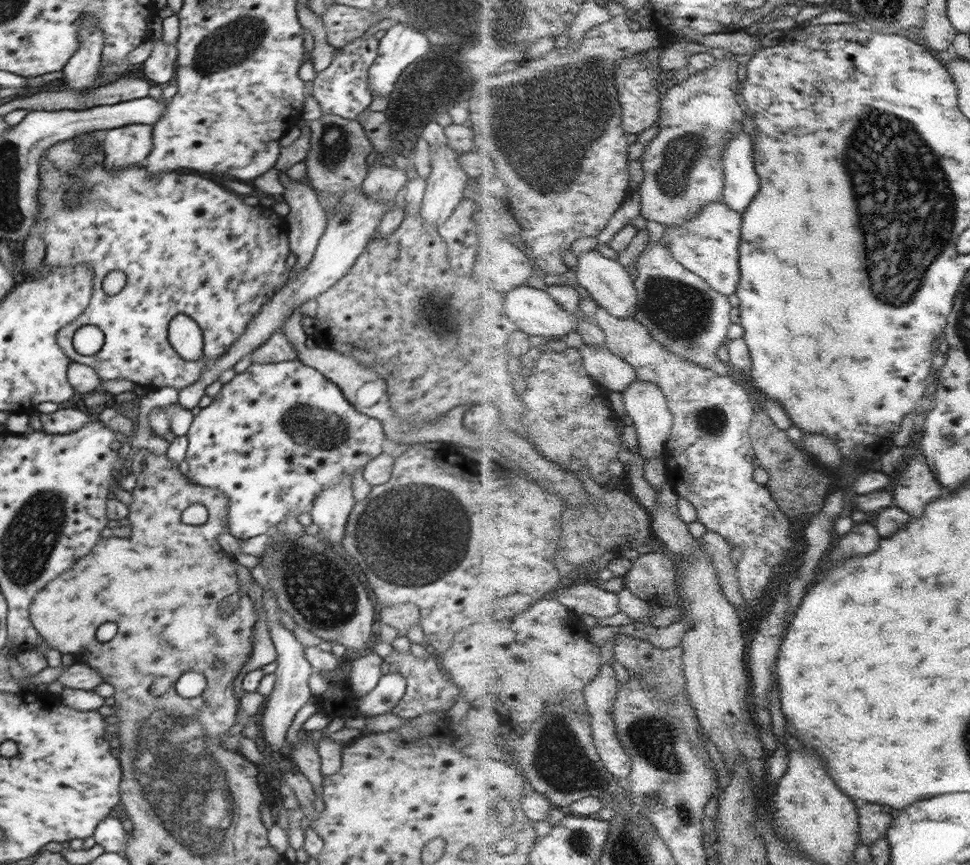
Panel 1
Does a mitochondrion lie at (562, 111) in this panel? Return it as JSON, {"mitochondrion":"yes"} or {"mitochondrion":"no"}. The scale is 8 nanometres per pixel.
{"mitochondrion":"yes"}

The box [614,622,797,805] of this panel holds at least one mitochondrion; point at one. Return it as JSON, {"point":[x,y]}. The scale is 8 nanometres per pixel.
{"point":[653,737]}

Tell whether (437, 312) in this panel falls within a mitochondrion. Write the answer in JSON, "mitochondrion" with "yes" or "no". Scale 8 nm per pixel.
{"mitochondrion":"yes"}

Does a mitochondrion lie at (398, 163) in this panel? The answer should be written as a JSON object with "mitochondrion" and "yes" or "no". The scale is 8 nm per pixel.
{"mitochondrion":"no"}

